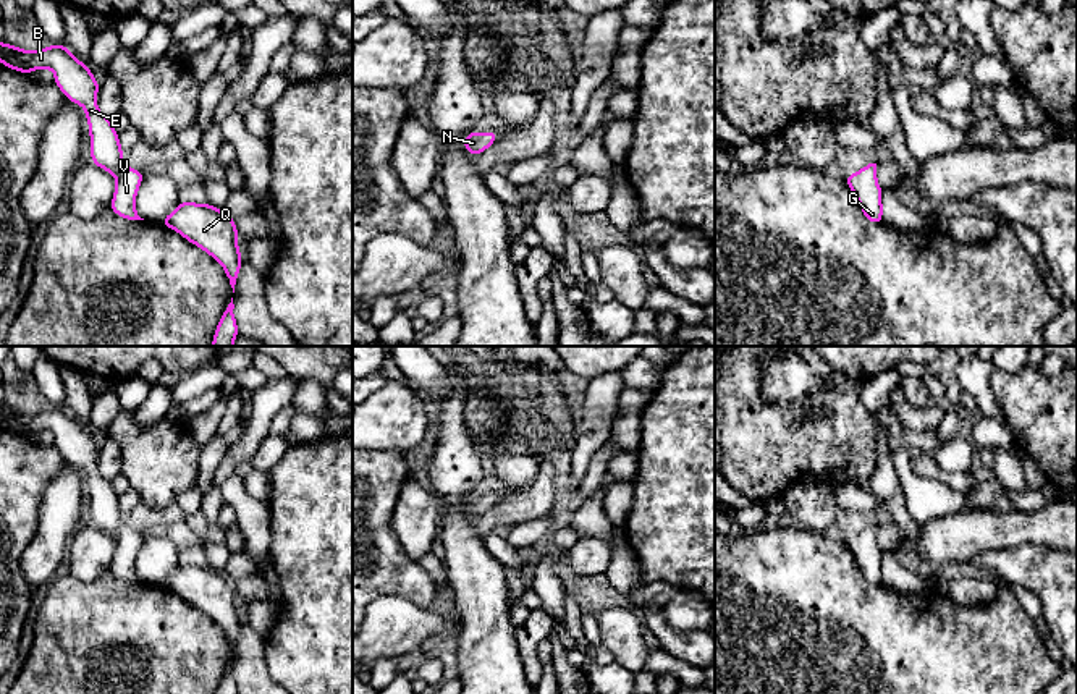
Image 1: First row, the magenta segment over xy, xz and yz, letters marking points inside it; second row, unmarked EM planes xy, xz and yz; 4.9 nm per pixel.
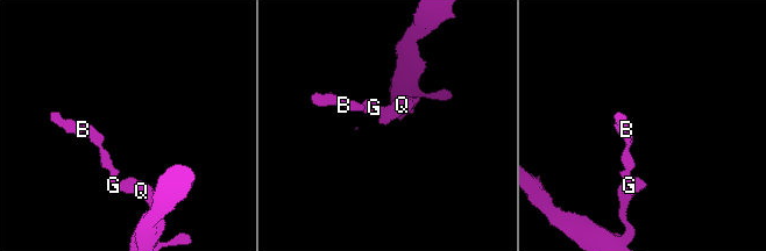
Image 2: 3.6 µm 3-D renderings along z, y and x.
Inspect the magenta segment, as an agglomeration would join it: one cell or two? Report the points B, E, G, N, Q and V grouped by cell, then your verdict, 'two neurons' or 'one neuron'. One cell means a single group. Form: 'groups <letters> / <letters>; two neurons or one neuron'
groups B E G N Q V; one neuron

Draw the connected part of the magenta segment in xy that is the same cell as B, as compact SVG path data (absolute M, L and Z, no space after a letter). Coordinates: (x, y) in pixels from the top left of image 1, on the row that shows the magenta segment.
M0 42L0 63L23 73L32 73L37 68L50 68L55 73L55 83L60 91L68 100L82 105L86 110L92 163L116 178L110 209L126 220L144 220L134 207L144 175L123 162L118 133L112 126L110 118L102 115L95 104L99 83L94 79L91 68L84 66L65 45L55 44L47 49L27 52Z

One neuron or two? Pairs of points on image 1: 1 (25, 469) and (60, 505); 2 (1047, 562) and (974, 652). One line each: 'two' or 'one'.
1: two
2: two

